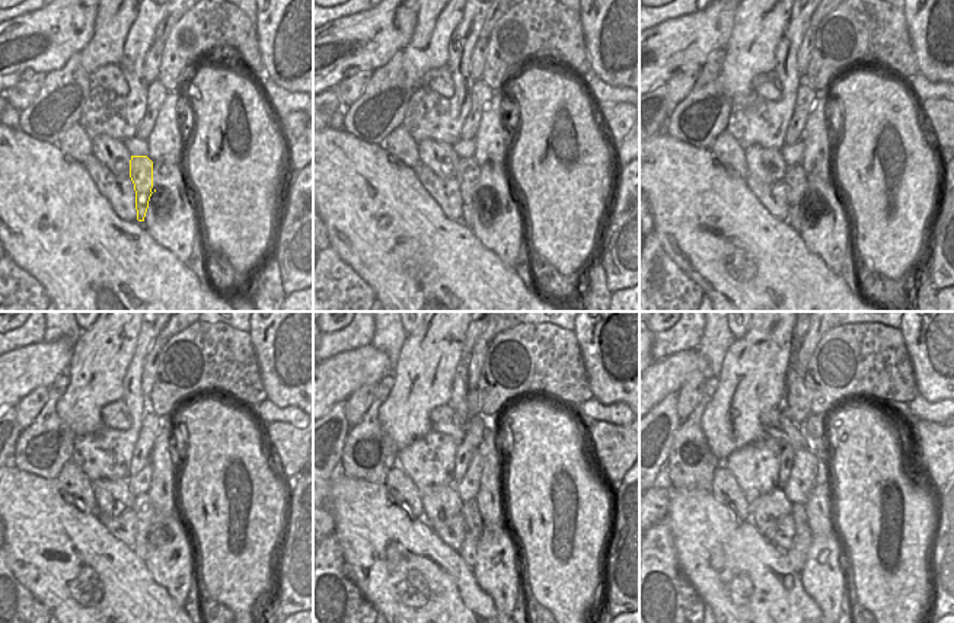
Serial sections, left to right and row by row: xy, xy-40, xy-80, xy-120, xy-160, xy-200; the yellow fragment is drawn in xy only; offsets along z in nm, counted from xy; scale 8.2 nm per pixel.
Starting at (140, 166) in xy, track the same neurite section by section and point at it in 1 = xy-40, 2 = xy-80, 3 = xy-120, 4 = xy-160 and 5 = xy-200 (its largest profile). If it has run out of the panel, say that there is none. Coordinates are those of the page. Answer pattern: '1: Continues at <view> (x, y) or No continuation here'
1: Continues at xy-40 (468, 171)
2: Continues at xy-80 (795, 178)
3: Continues at xy-120 (146, 516)
4: Continues at xy-160 (469, 511)
5: Continues at xy-200 (801, 540)

